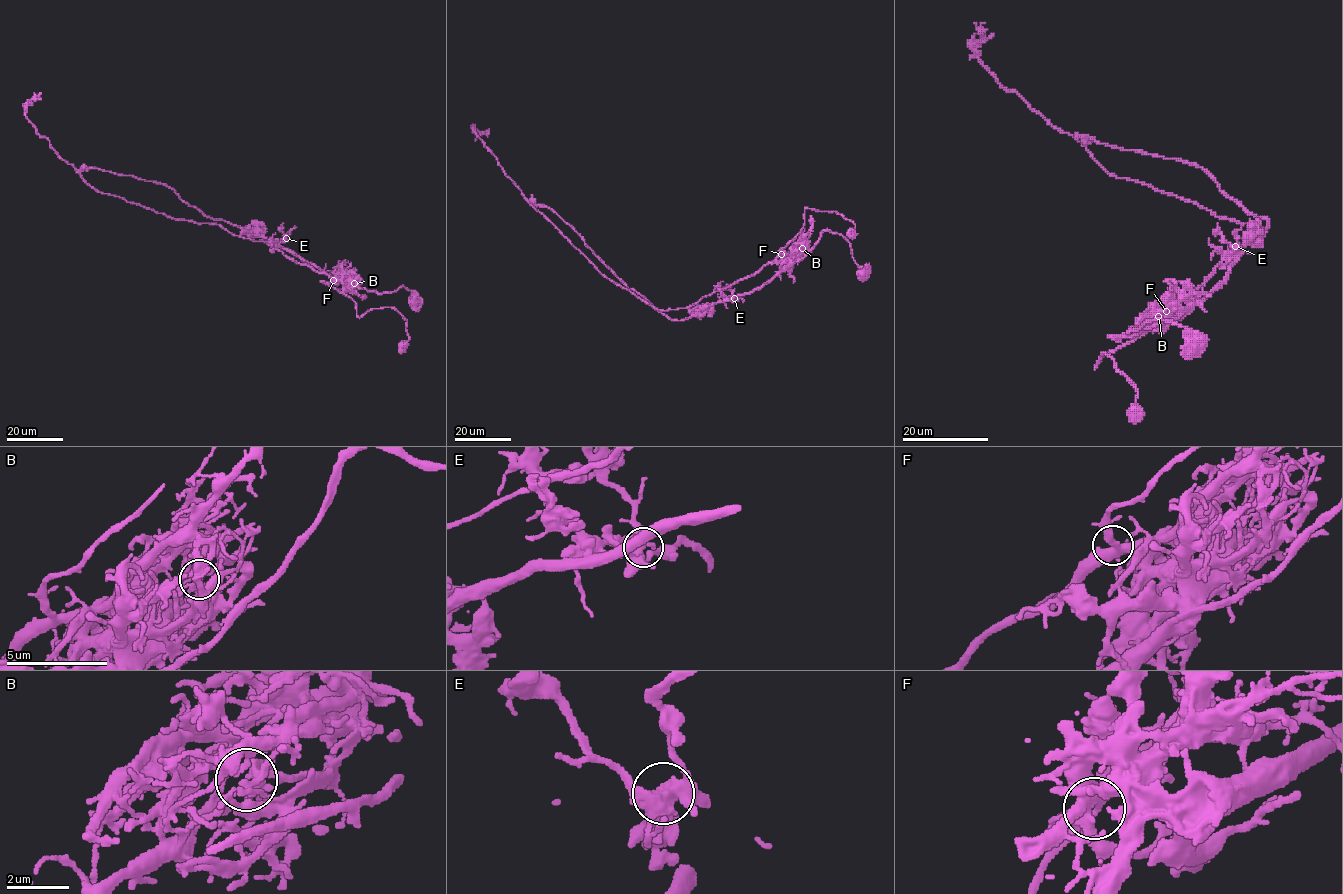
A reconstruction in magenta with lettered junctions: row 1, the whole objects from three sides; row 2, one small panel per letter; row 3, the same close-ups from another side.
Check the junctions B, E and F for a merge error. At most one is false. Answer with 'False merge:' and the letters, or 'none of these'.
False merge: B

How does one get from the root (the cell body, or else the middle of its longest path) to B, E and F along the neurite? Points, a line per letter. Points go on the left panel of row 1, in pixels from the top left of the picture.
B: (412, 298), (412, 293), (404, 286), (394, 291), (376, 293), (345, 281), (354, 279), (354, 283)
E: (412, 298), (412, 293), (404, 286), (394, 291), (376, 293), (330, 276), (284, 249), (279, 243), (286, 238)
F: (412, 298), (412, 293), (404, 286), (394, 291), (376, 293), (346, 283), (342, 279), (333, 280)

